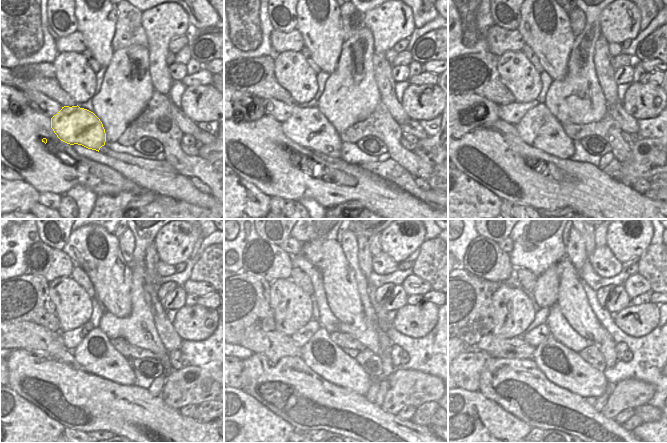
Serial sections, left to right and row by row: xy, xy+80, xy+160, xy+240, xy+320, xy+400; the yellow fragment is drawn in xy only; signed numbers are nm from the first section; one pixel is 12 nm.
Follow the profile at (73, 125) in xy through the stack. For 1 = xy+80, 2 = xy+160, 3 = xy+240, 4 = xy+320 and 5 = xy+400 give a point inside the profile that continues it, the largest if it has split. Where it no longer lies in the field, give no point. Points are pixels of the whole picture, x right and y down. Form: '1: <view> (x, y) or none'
1: xy+80 (308, 127)
2: xy+160 (538, 127)
3: xy+240 (95, 353)
4: xy+320 (324, 357)
5: xy+400 (562, 366)

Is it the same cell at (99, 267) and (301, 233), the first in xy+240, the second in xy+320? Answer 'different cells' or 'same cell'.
different cells

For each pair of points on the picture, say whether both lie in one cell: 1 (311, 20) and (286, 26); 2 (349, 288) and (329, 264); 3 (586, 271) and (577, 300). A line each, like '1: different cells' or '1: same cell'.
1: different cells
2: same cell
3: different cells

